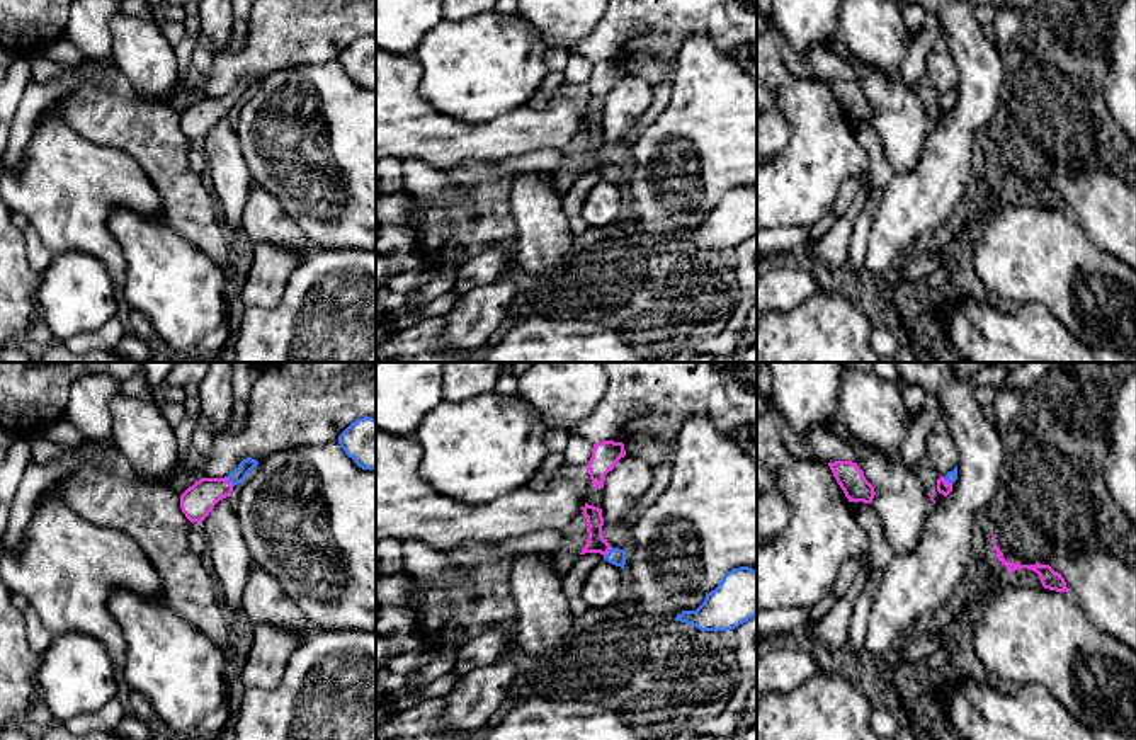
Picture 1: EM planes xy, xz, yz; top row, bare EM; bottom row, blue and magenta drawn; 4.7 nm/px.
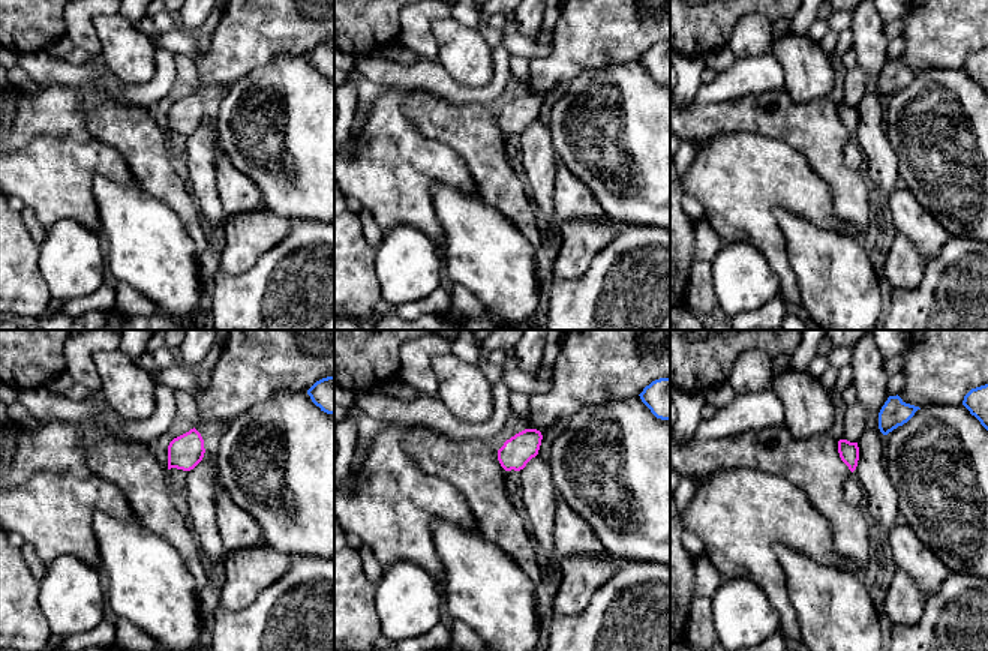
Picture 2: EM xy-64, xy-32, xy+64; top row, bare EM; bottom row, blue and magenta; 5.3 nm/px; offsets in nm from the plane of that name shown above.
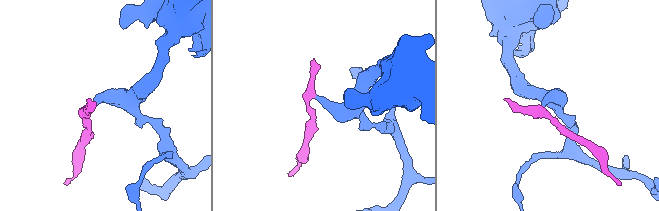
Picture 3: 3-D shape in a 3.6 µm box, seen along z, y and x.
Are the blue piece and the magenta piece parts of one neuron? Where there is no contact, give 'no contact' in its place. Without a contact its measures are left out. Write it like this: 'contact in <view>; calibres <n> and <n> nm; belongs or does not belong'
contact in xy; calibres 70 and 160 nm; belongs

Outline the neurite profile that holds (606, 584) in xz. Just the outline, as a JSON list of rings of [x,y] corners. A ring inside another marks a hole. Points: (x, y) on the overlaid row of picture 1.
[[[599,561],[588,573],[580,597],[588,607],[607,607],[626,595],[626,573],[621,566]]]

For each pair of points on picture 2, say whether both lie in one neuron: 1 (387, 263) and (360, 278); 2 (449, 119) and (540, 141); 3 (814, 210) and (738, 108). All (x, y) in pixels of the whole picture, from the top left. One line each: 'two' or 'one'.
1: two
2: two
3: two

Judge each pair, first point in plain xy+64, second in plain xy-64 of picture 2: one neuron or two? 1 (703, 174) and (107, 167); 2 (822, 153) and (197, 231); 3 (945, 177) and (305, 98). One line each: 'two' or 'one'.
1: one
2: one
3: one

